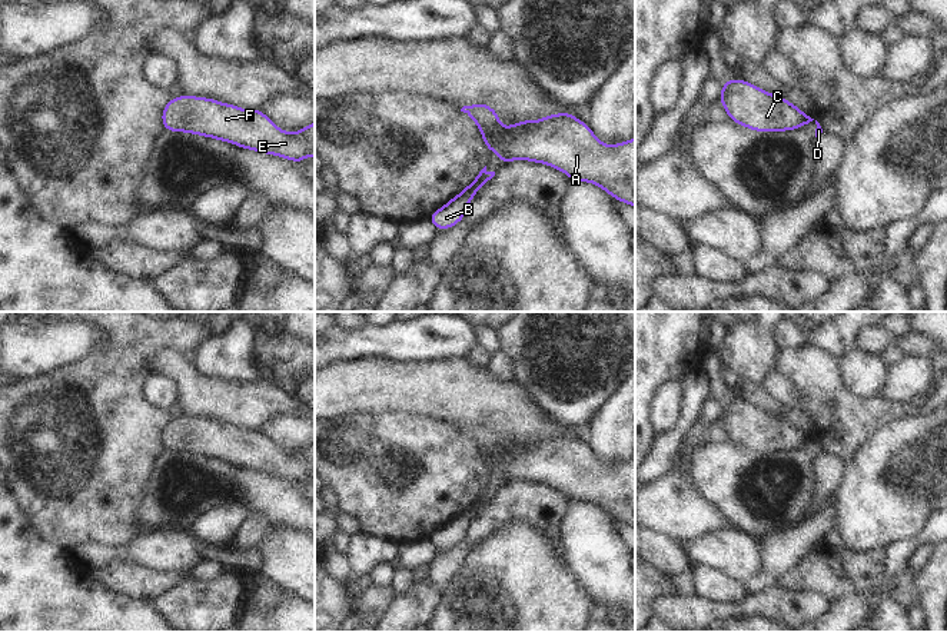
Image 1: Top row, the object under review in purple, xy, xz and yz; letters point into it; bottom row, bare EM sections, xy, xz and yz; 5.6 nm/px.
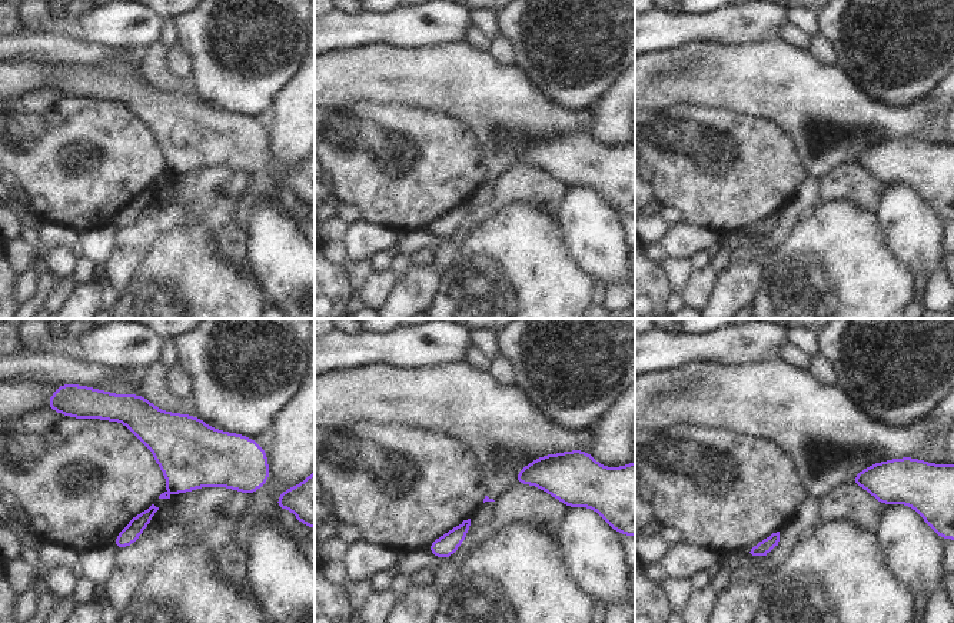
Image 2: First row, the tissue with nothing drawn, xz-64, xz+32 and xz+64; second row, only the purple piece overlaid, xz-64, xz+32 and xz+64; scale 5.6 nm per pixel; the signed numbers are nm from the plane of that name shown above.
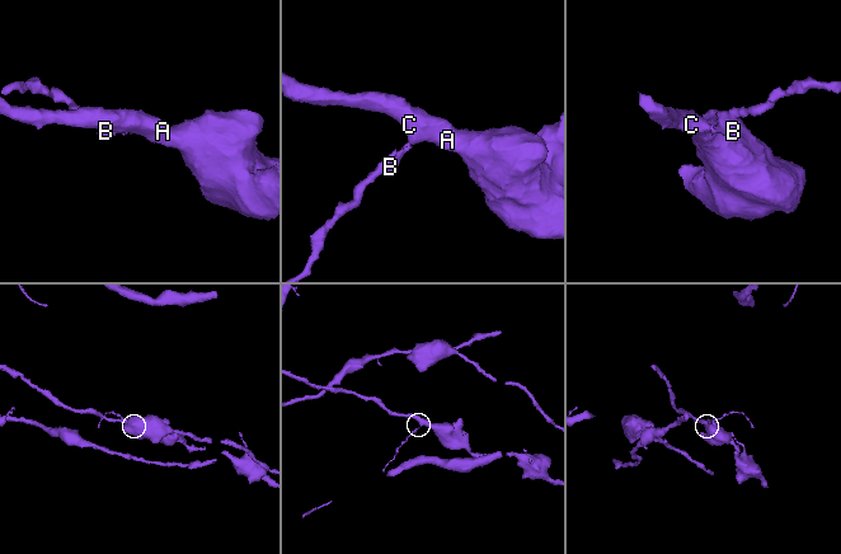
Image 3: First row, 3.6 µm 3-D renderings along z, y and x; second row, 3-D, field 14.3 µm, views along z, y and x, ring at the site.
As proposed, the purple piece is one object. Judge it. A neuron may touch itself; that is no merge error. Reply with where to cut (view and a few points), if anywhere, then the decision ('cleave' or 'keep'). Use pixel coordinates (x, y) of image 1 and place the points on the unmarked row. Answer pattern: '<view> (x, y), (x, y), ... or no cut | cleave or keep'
xz (485, 461), (491, 471) | cleave

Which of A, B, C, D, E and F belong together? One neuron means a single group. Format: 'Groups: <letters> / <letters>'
Groups: A C E F / B D

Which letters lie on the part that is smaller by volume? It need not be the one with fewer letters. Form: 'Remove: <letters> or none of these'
Remove: B, D

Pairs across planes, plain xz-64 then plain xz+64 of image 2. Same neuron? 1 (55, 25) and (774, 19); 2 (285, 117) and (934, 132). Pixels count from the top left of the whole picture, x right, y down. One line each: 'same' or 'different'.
1: same
2: same

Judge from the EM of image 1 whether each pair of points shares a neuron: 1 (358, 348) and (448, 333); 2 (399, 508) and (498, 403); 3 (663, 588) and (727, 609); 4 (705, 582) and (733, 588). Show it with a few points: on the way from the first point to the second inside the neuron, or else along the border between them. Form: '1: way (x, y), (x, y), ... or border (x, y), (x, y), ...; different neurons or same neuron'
1: way (381, 342), (429, 341); same neuron
2: border (429, 415), (459, 431); different neurons
3: border (675, 594), (660, 596), (654, 604), (653, 616); different neurons
4: way (713, 585), (725, 588); same neuron

